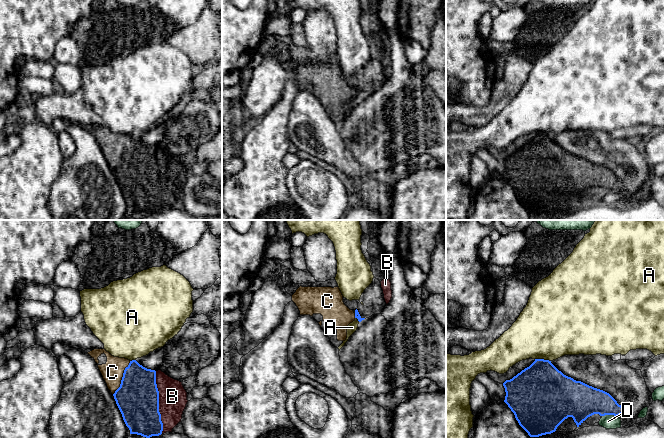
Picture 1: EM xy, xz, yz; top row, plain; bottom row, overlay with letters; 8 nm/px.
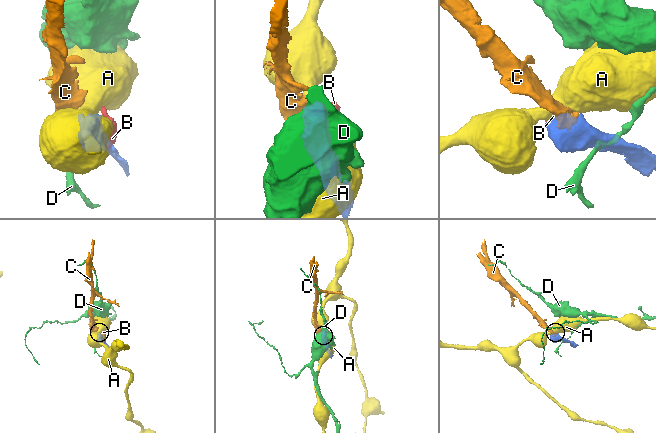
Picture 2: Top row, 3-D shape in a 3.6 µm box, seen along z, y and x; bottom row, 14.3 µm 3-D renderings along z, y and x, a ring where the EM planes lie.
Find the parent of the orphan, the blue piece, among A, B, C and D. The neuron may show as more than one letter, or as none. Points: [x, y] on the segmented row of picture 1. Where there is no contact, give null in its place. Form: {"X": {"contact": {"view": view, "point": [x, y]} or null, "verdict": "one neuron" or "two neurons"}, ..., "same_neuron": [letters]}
{"A": {"contact": {"view": "yz", "point": [543, 359]}, "verdict": "two neurons"}, "B": {"contact": {"view": "xy", "point": [158, 402]}, "verdict": "one neuron"}, "C": {"contact": {"view": "xy", "point": [122, 378]}, "verdict": "one neuron"}, "D": {"contact": {"view": "yz", "point": [610, 414]}, "verdict": "two neurons"}, "same_neuron": ["B", "C"]}

